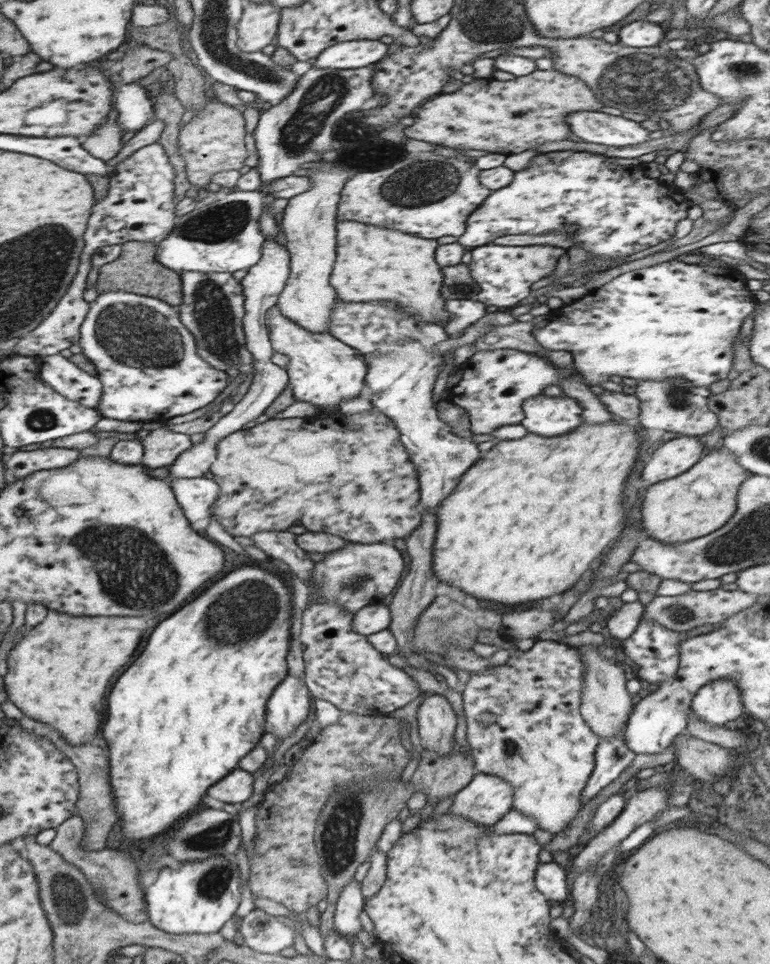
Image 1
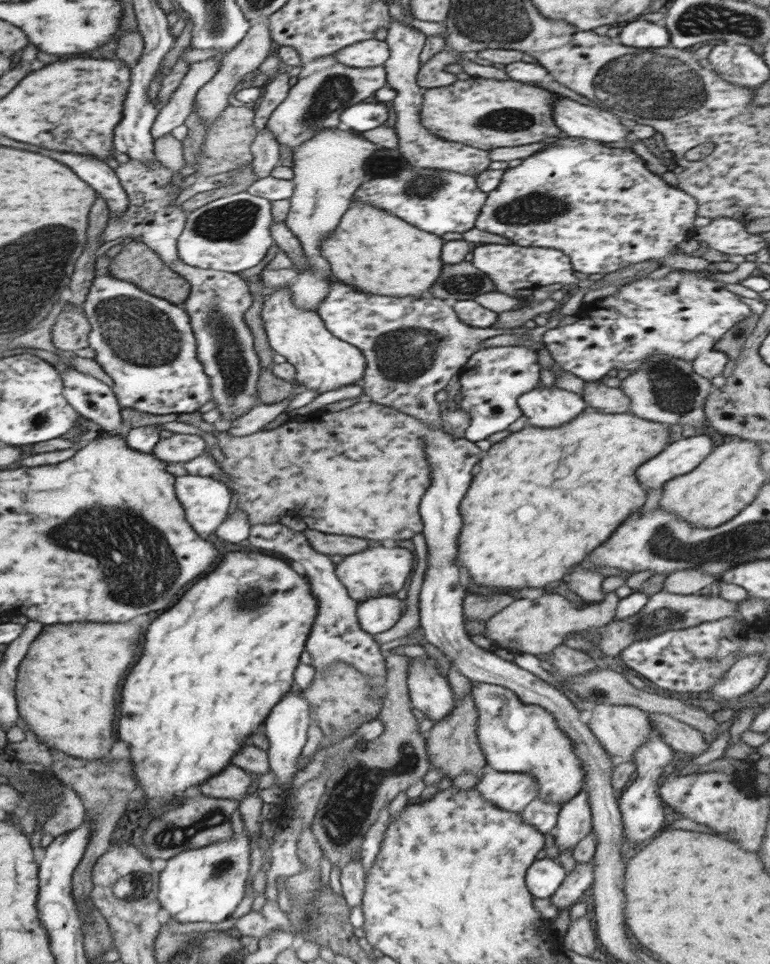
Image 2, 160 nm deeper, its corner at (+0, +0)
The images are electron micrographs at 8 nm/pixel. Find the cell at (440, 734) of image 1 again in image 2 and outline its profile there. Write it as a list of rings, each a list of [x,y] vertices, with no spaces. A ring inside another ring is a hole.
[[[432,657],[427,659],[410,659],[407,681],[411,705],[424,713],[434,724],[442,722],[455,709],[456,698],[438,670],[437,662]]]

